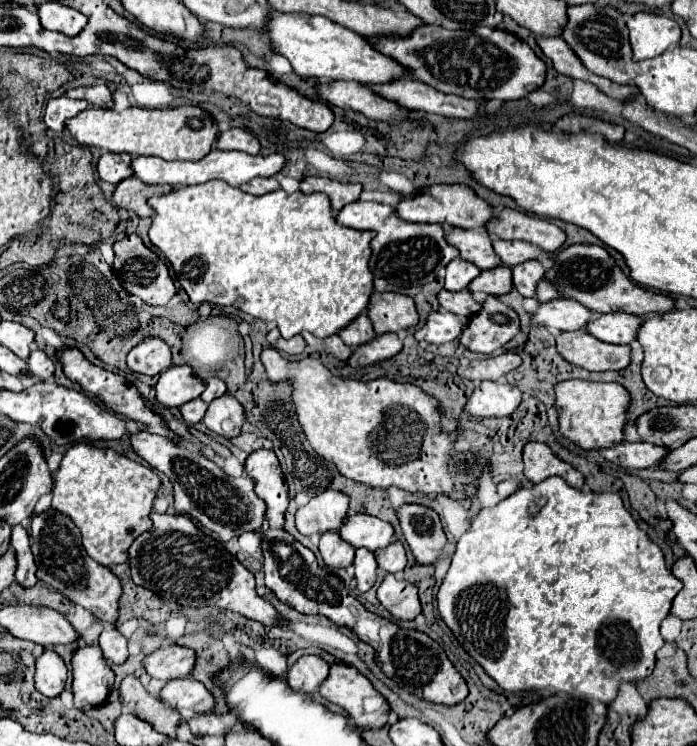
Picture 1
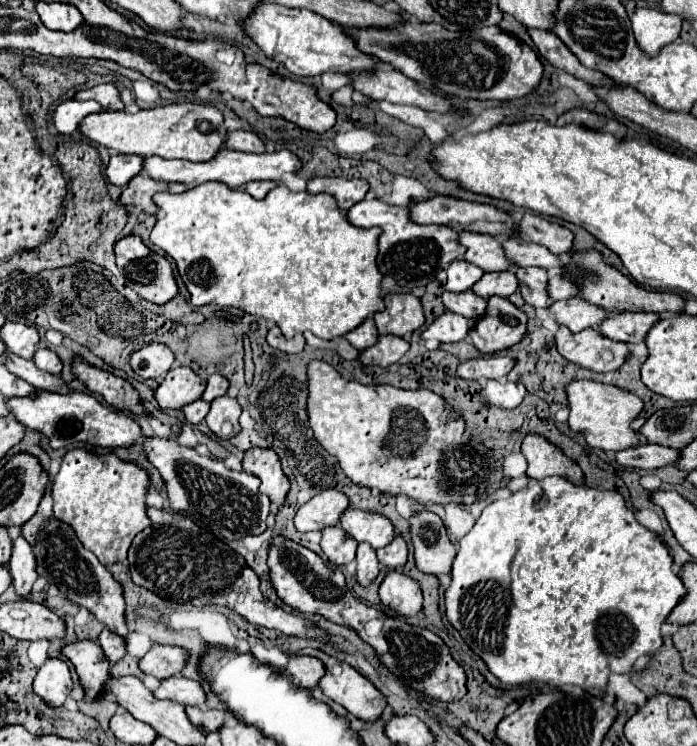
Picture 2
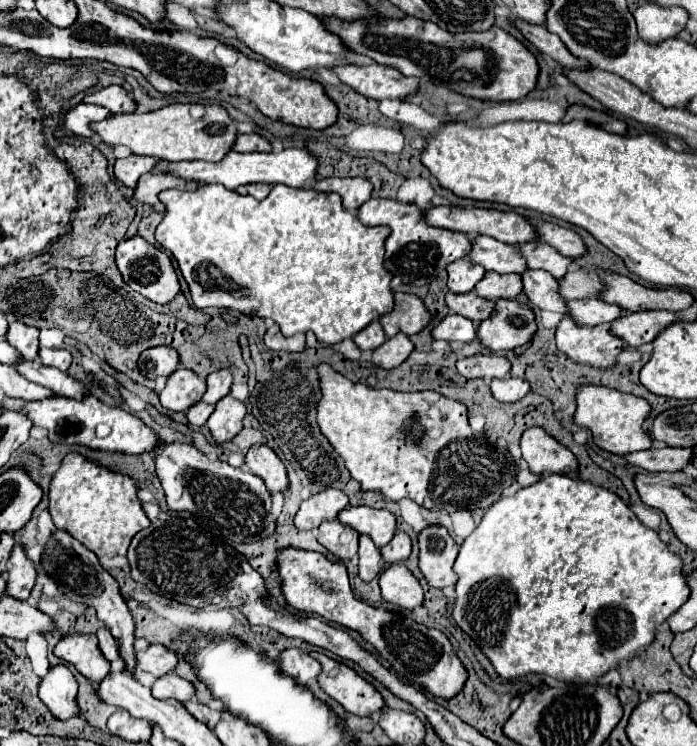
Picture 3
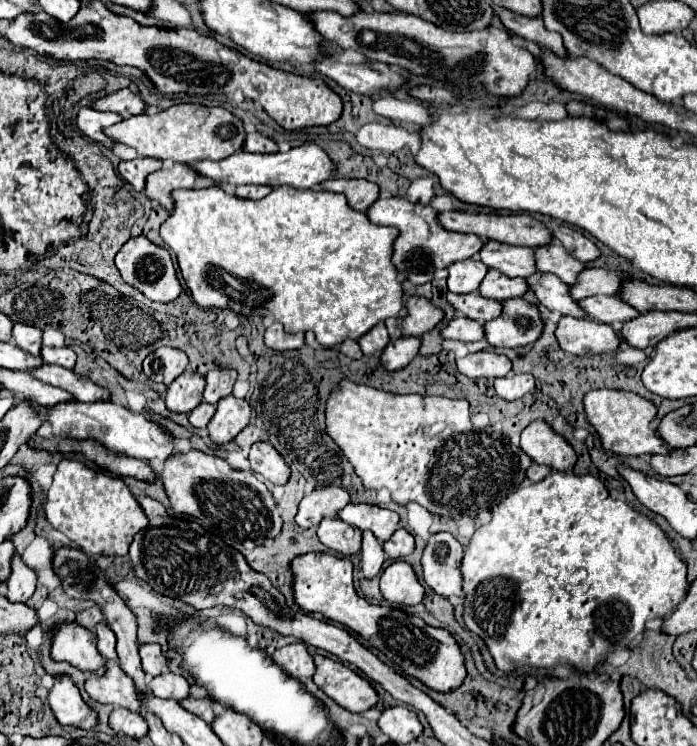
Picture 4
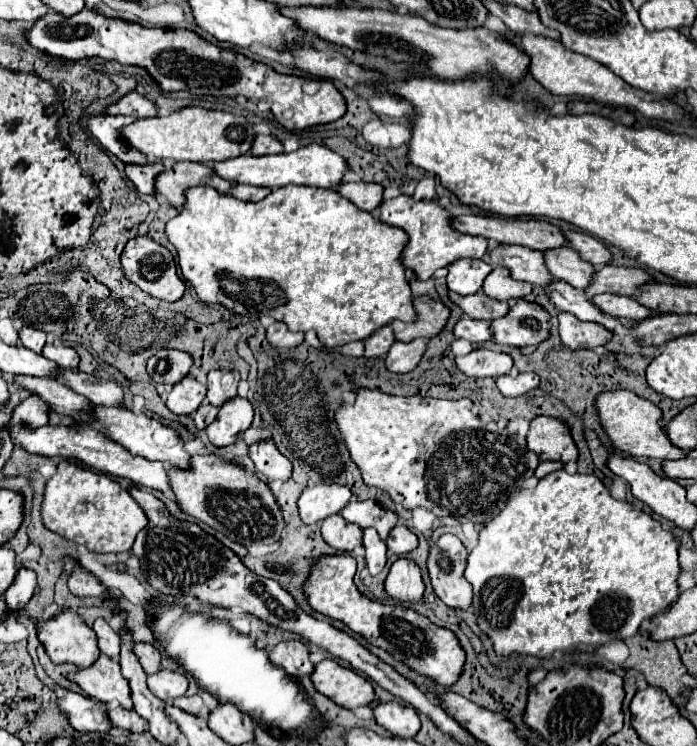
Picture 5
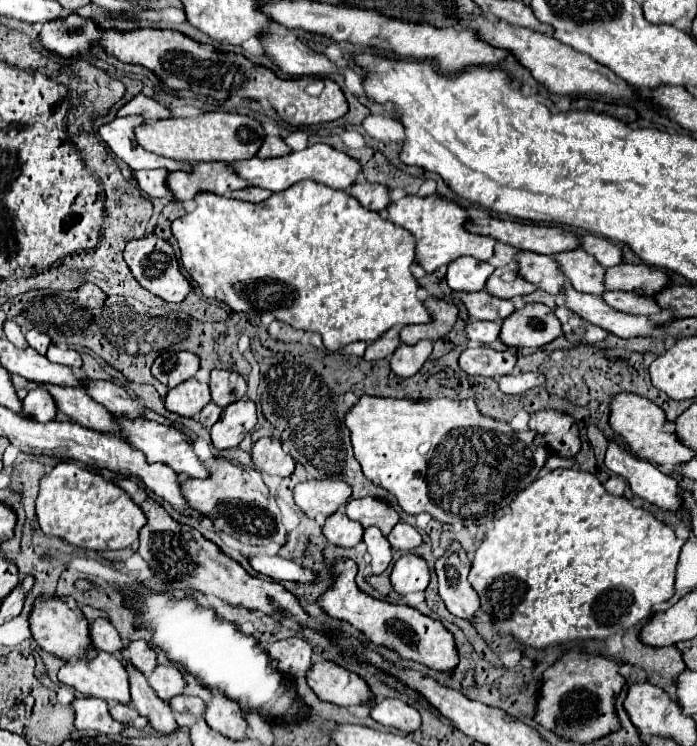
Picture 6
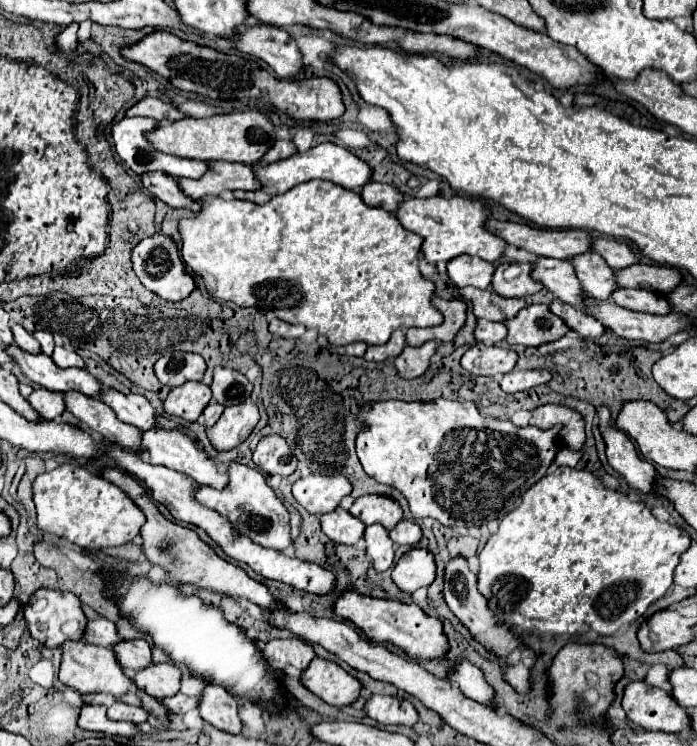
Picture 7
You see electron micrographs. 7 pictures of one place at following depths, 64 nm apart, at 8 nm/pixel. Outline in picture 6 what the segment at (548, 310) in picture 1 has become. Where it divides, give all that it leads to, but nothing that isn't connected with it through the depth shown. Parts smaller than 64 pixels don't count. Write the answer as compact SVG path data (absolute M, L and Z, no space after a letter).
M610 290L602 298L614 310L628 312L628 314L658 316L662 312L662 308L658 306L658 302L652 296L642 296L642 294L634 294L634 292L622 292L622 290Z

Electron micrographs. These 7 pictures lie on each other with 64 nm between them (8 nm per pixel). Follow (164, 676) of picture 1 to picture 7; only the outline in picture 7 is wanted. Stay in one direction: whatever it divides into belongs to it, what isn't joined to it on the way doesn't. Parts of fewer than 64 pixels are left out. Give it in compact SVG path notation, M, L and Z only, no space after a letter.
M142 638L138 640L120 640L118 644L112 646L116 660L122 668L134 668L134 670L142 670L144 666L148 666L152 662L152 654L150 654L150 644Z

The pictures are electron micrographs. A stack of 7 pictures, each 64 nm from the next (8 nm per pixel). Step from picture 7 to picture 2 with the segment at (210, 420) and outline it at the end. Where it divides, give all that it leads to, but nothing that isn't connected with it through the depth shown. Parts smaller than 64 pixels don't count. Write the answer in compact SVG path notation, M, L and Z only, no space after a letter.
M196 400L196 402L188 404L188 406L184 406L182 412L184 412L184 416L186 416L186 420L190 424L200 424L206 418L206 414L210 412L210 404L204 402L204 400Z

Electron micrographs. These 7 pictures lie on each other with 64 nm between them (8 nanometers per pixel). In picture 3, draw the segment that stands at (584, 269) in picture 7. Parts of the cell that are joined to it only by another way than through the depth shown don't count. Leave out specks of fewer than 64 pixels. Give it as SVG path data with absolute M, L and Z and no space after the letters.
M528 242L520 244L518 248L522 250L522 256L528 260L528 268L548 270L554 278L564 278L568 266L574 262L572 258L566 258L558 250L554 250L554 246L542 242Z

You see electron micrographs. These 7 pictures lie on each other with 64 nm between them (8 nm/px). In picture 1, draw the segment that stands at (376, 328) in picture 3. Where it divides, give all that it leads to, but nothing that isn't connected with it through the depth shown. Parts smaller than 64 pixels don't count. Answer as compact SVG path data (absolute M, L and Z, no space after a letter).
M362 314L358 320L354 320L350 326L346 326L344 330L340 330L340 338L350 346L350 348L358 348L366 342L370 342L374 338L374 330L372 330L372 322L366 314Z

